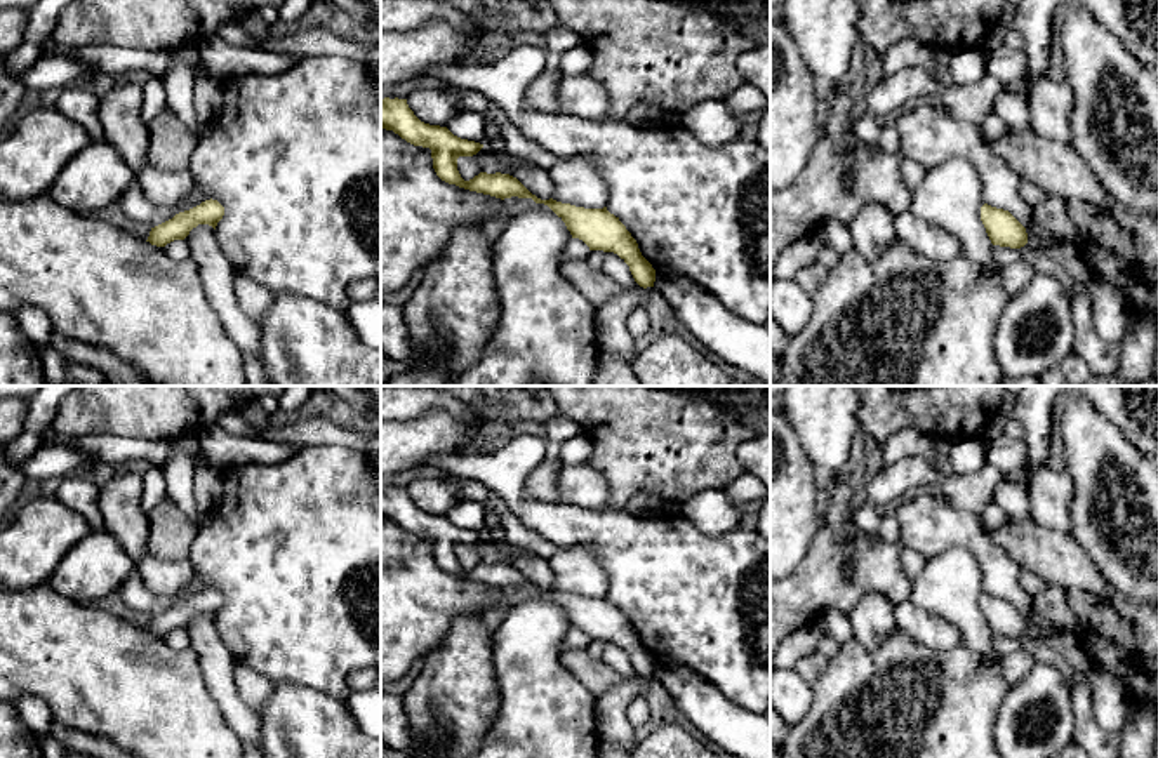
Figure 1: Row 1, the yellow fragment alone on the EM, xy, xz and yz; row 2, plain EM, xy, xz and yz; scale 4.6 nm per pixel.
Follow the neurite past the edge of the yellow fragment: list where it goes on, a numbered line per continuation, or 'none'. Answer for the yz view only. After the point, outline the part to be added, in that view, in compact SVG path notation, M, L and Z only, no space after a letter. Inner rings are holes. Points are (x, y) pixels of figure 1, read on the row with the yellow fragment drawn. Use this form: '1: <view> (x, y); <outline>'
none

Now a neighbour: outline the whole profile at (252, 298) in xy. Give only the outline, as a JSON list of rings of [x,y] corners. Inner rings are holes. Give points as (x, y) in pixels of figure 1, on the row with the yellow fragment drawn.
[[[236,275],[233,287],[238,306],[249,318],[257,320],[275,301],[275,290],[247,276]]]

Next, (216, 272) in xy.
[[[198,224],[184,238],[190,247],[190,257],[196,263],[203,290],[216,308],[230,339],[243,353],[259,360],[263,334],[257,320],[249,318],[238,306],[235,296],[235,268],[221,250],[216,229],[209,224]]]

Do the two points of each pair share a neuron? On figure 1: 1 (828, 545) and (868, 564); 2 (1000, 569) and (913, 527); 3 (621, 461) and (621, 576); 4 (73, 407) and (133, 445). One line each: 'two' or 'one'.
1: one
2: one
3: two
4: two

